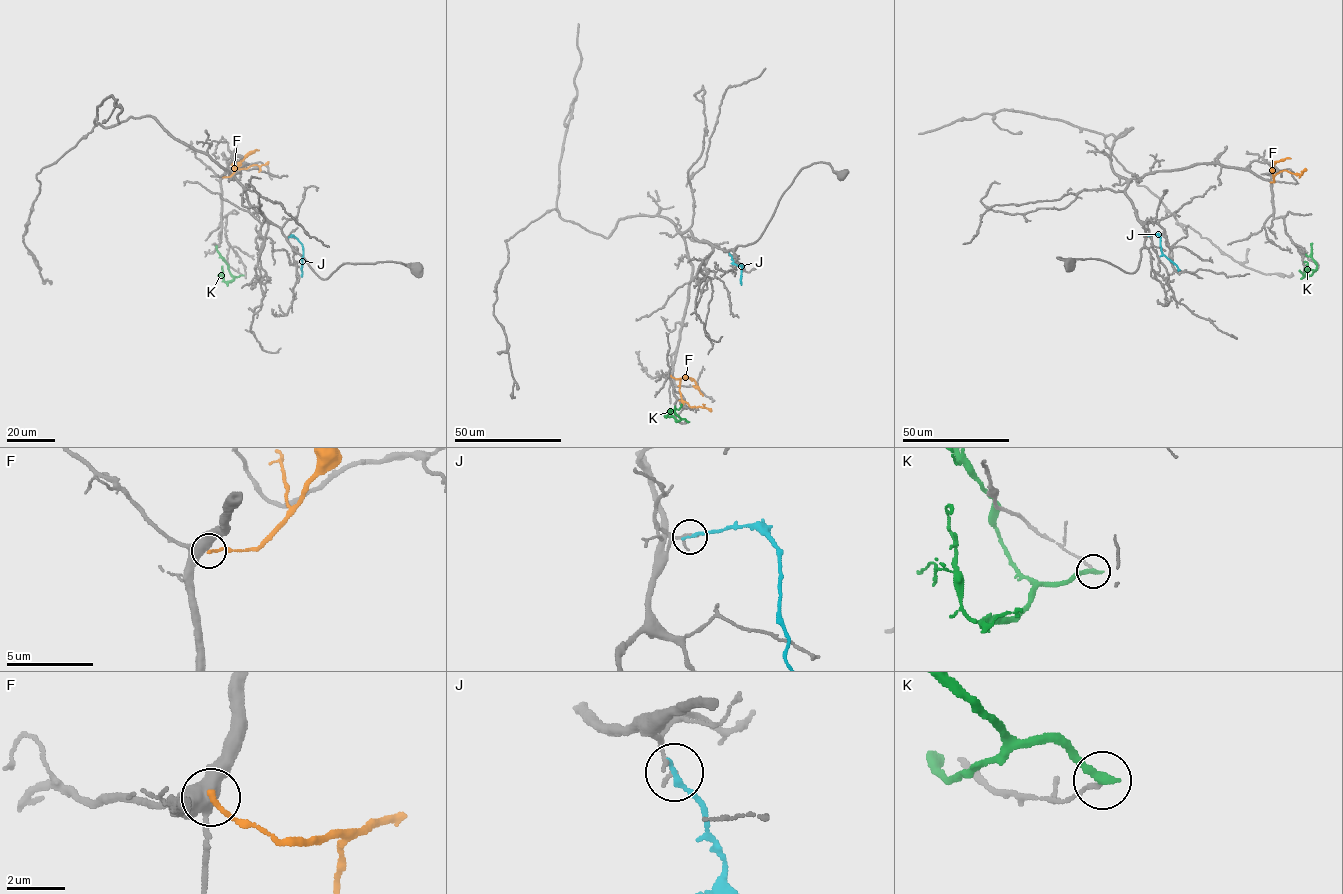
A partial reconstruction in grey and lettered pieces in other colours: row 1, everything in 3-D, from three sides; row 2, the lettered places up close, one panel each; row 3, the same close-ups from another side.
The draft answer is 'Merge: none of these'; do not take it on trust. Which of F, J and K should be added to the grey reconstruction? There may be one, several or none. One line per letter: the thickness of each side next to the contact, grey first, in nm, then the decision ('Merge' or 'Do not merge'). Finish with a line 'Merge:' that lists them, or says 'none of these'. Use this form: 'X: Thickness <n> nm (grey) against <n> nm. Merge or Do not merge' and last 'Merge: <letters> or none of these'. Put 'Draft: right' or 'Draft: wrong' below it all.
F: Thickness 440 nm (grey) against 190 nm. Do not merge
J: Thickness 180 nm (grey) against 200 nm. Do not merge
K: Thickness 140 nm (grey) against 320 nm. Do not merge
Merge: none of these
Draft: right

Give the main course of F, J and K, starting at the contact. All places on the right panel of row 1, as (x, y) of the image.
F: (1270, 182), (1280, 171), (1302, 175), (1305, 168)
J: (1149, 235), (1157, 234), (1160, 237), (1162, 253), (1179, 270)
K: (1316, 269), (1314, 270), (1316, 265), (1311, 256), (1310, 243)

